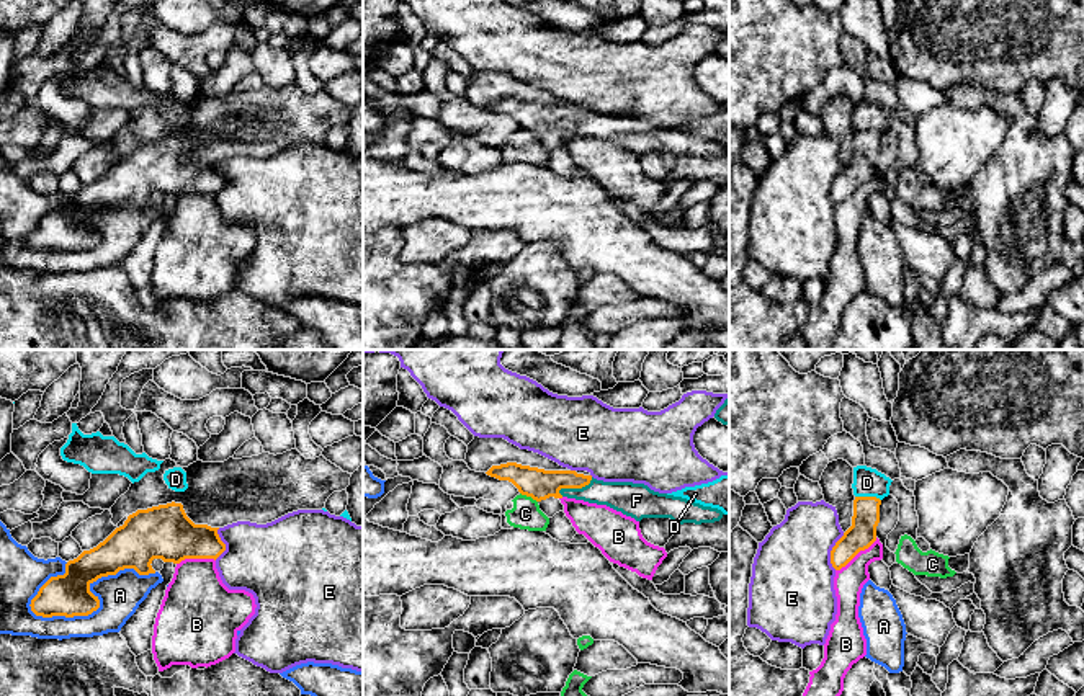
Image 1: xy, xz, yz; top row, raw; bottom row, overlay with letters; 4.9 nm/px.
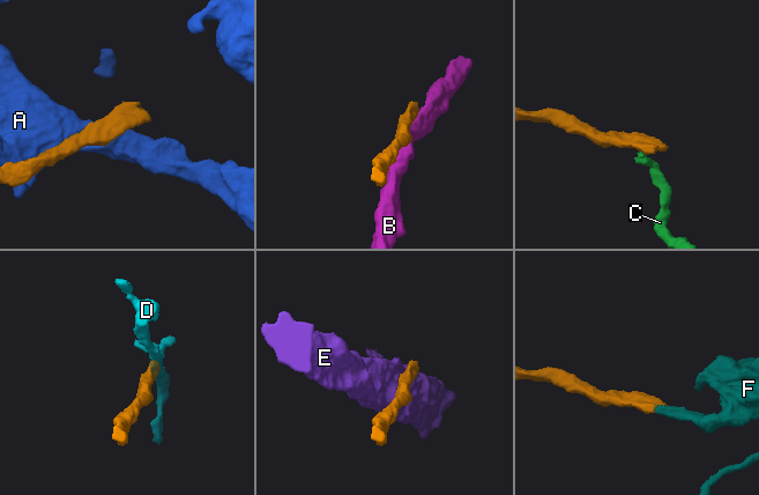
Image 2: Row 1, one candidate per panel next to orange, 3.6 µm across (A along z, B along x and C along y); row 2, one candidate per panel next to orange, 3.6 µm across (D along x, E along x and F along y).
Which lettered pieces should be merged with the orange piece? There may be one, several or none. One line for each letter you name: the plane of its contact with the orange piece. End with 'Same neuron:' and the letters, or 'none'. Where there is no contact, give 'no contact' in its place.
F: contact in xz
Same neuron: F

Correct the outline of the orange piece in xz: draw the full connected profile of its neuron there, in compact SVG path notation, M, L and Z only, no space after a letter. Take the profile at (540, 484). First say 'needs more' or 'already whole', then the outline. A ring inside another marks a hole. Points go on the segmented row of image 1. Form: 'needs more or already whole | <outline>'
needs more | M507 462L492 466L486 474L512 482L522 495L531 497L536 502L549 497L567 497L607 505L636 521L643 518L670 518L675 524L701 524L719 521L724 515L718 508L654 492L644 484L603 482L576 471L544 471Z

